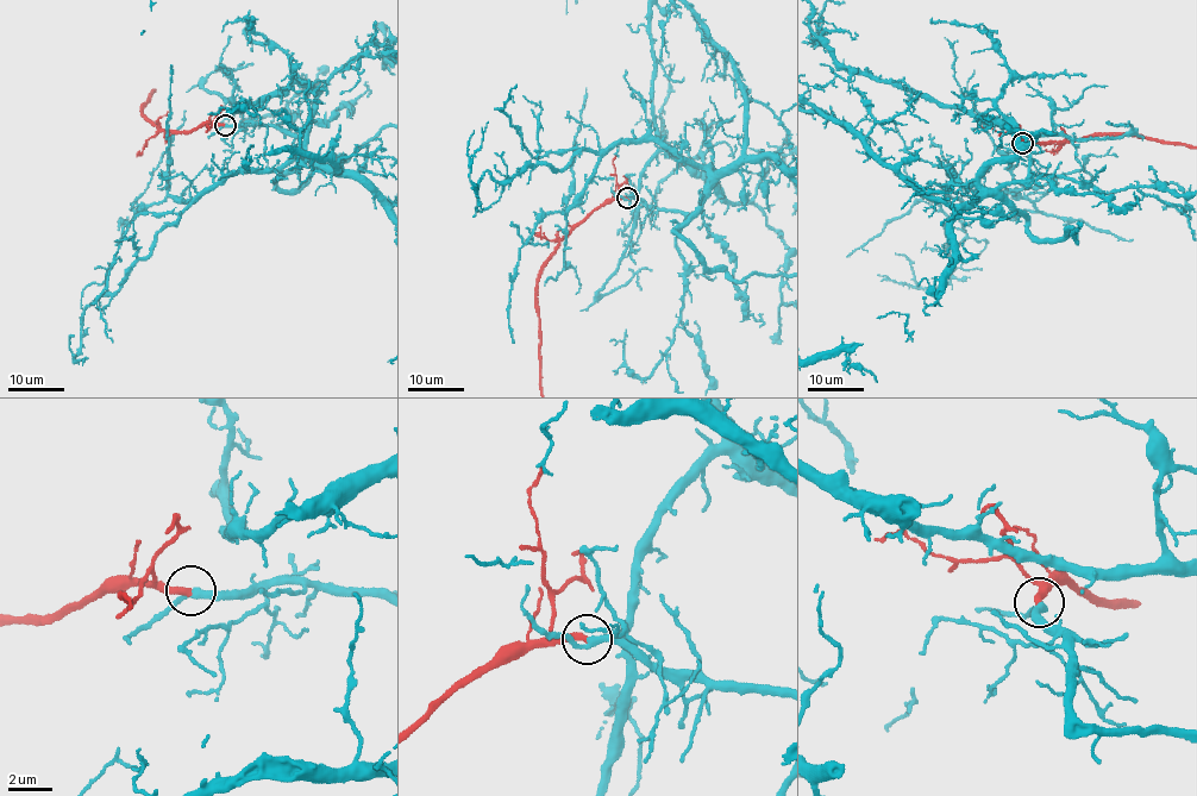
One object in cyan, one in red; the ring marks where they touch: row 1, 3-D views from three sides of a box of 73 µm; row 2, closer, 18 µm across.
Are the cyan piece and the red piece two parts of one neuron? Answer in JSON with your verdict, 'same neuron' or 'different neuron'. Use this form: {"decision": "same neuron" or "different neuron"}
{"decision": "same neuron"}

